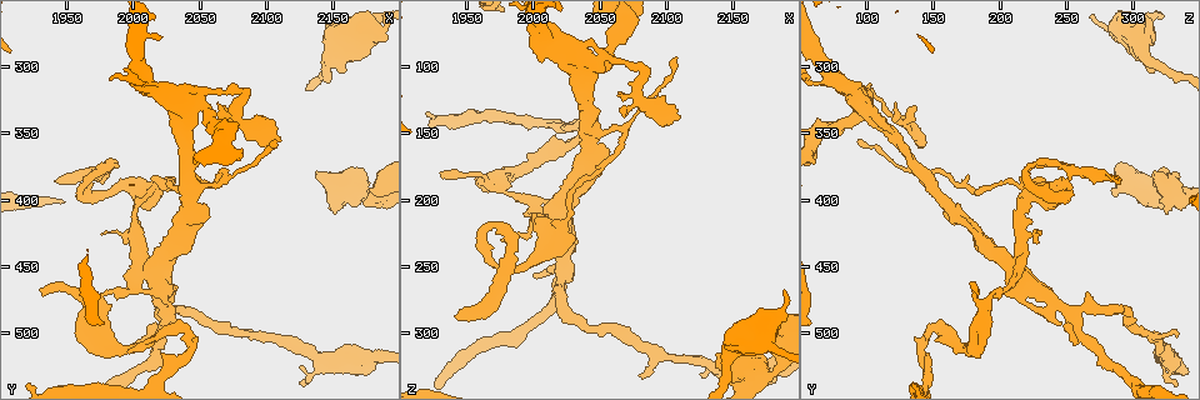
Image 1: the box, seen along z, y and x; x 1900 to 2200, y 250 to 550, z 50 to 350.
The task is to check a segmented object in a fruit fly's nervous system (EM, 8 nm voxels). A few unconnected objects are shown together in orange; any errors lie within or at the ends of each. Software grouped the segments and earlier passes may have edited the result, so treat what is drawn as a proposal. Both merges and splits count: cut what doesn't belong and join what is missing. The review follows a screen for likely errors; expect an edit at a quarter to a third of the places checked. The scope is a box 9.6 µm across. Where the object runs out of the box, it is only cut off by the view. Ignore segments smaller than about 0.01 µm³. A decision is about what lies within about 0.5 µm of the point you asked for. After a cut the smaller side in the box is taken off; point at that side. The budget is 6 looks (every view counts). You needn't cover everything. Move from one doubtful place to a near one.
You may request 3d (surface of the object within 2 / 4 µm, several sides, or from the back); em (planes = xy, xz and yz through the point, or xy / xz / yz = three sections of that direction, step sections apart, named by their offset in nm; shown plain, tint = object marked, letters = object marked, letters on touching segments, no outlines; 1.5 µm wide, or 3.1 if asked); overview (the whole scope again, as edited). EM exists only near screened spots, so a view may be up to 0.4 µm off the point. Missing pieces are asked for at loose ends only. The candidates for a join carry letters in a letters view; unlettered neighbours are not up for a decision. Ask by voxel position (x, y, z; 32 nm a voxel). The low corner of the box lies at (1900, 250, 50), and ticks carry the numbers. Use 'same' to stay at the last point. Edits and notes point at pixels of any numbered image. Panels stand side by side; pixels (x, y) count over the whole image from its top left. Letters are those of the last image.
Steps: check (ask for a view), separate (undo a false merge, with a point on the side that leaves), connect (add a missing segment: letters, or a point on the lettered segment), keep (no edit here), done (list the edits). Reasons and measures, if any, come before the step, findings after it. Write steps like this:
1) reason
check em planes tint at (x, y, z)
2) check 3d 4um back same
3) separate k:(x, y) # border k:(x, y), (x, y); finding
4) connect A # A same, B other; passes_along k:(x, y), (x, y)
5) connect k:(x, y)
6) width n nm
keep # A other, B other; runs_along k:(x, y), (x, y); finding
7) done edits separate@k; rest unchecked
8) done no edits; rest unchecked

an open end
check em planes letters at (2108, 354, 140)

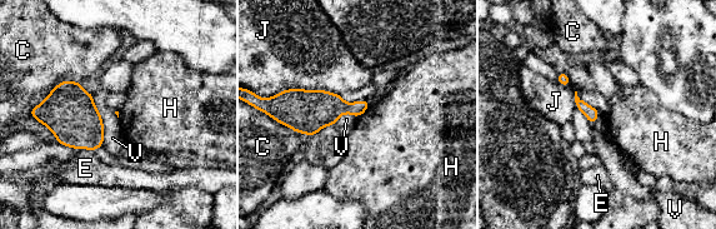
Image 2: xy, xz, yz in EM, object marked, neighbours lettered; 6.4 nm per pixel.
keep # C other, E other, H other, J other, V other; border 2:(93, 95), (103, 123), (103, 145); none of them fits

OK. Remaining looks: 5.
calibre changes
check 3d 2um at (2156, 520, 330)

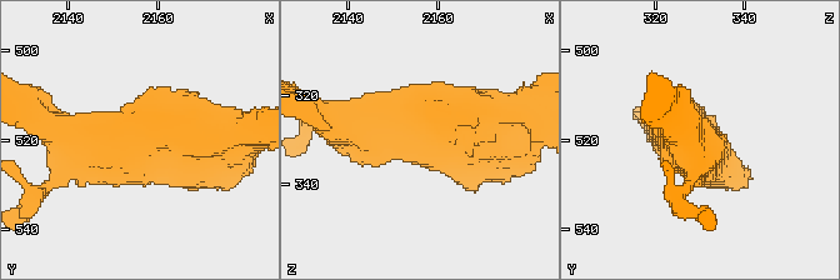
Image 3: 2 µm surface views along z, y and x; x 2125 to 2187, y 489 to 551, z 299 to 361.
check em planes letters at (2156, 521, 328)

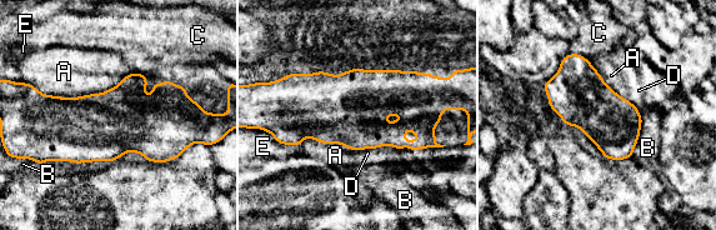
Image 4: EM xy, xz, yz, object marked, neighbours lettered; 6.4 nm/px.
longest_contact A 700 nm
keep # A other, B other, C other, D other, E other; continuous, no second neuron

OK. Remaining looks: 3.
check 3d 4um at (2044, 318, 84)

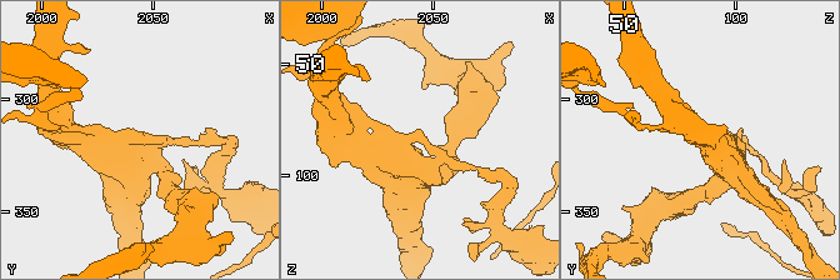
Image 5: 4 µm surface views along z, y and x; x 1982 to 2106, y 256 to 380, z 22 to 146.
check em xy step 8 tint at (2045, 316, 82)

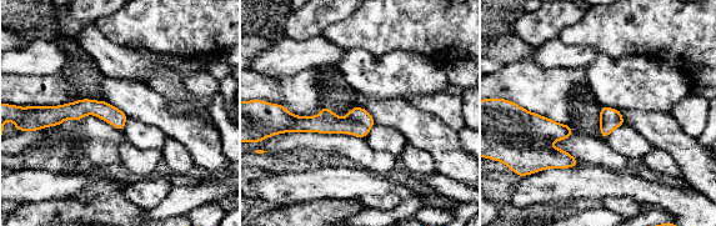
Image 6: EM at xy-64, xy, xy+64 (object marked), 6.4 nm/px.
check em planes letters same

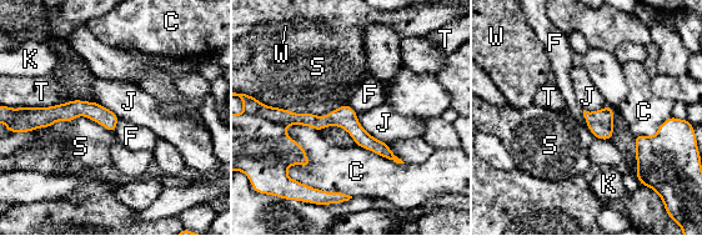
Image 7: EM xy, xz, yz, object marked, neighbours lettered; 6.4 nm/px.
separate 7:(252, 106) # C other, F other, J other, K other, S other, T other, W other; part_leaving 7:(276, 111), (345, 120), (391, 156); two neurons meet here

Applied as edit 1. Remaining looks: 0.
done edits separate@7; rest unchecked

